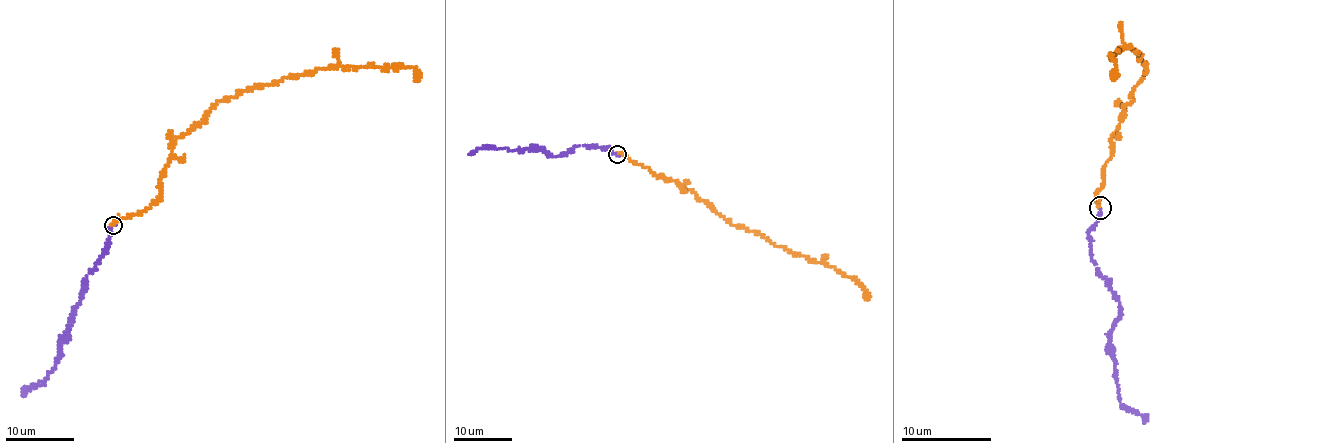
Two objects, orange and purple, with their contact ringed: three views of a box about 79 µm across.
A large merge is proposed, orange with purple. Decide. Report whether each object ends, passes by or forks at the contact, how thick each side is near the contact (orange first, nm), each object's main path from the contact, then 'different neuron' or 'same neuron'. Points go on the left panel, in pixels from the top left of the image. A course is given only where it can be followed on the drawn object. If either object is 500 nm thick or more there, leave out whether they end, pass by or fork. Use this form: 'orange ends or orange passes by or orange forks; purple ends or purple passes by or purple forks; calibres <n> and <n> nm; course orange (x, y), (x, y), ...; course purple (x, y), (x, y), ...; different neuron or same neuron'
orange ends; purple ends; calibres 280 and 120 nm; course orange (113, 225), (160, 198), (173, 142), (219, 102), (329, 66), (410, 66), (417, 71), (414, 81); course purple (113, 225), (105, 252), (89, 271), (79, 303), (72, 311), (58, 362), (42, 382), (27, 386), (22, 397); same neuron

